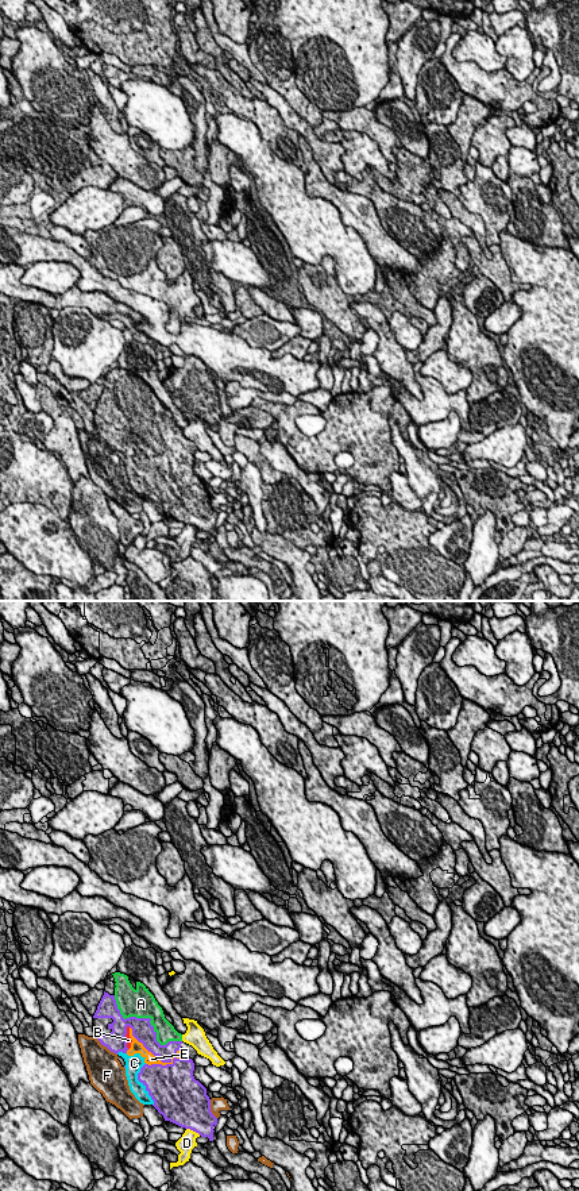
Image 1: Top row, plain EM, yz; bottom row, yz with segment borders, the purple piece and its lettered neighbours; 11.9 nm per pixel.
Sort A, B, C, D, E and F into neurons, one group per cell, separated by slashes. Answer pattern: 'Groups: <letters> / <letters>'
Groups: A B C E / D / F

